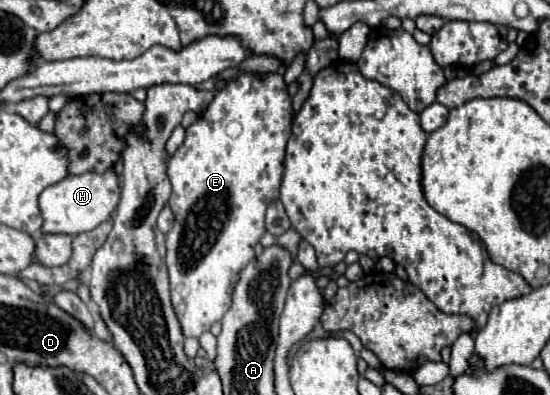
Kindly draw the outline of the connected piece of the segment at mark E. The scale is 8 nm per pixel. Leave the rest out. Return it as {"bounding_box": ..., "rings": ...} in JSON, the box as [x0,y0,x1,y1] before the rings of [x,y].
{"bounding_box":[166,74,292,338],"rings":[[[238,74],[236,78],[232,78],[228,82],[228,86],[224,90],[220,90],[216,94],[216,98],[212,100],[212,104],[198,116],[198,122],[192,124],[188,130],[186,130],[186,138],[184,138],[184,144],[176,150],[176,154],[170,158],[168,162],[168,178],[172,182],[172,196],[170,196],[170,208],[174,212],[174,226],[172,230],[166,234],[166,264],[168,264],[168,272],[170,272],[170,294],[172,294],[172,306],[174,306],[174,312],[180,320],[180,326],[182,326],[182,334],[186,338],[200,338],[204,332],[210,330],[210,326],[214,322],[218,322],[228,306],[232,304],[232,290],[234,290],[234,284],[238,282],[240,278],[240,270],[254,258],[254,246],[258,244],[260,236],[266,232],[264,228],[264,212],[268,208],[268,204],[272,200],[278,198],[278,188],[280,188],[280,182],[282,182],[282,162],[284,162],[284,150],[286,150],[286,142],[290,138],[290,126],[292,126],[292,100],[288,96],[288,88],[282,80],[282,76],[278,74],[264,74],[264,80],[258,80],[254,74]]]}

